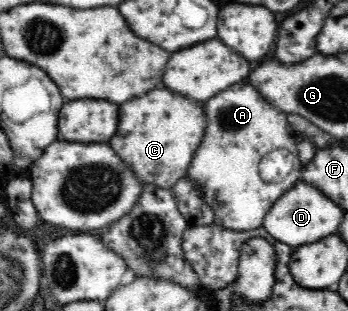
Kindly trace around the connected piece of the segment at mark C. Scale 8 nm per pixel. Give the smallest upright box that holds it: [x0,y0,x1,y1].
[111,90,207,190]

